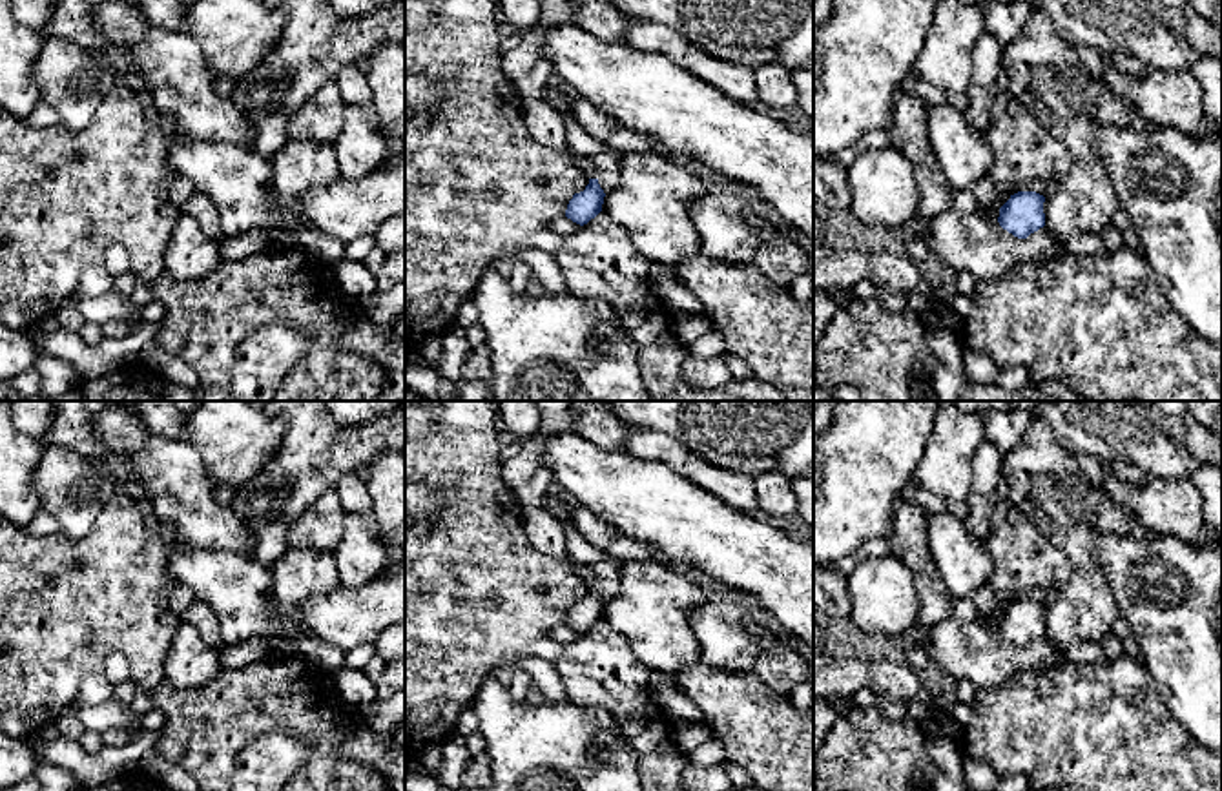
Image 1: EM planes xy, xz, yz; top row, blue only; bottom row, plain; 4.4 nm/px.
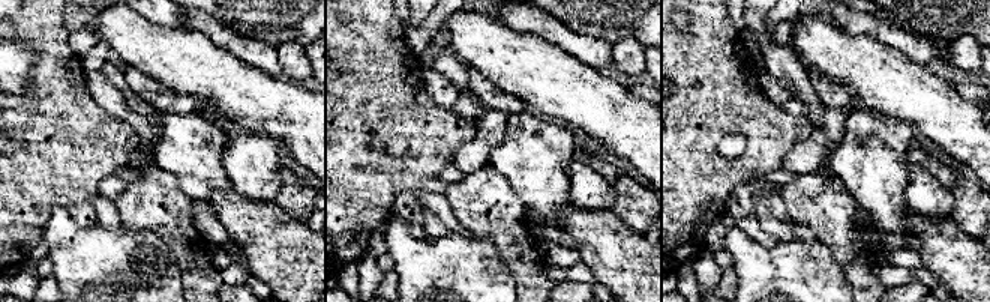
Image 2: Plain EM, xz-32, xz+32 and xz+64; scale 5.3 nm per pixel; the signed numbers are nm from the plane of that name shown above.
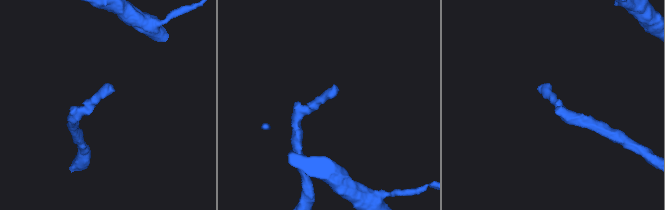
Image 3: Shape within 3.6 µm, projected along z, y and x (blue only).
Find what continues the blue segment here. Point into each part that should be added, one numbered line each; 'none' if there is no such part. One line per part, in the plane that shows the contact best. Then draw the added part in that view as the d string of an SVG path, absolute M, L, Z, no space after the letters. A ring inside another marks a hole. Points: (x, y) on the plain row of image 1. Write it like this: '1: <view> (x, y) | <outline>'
1: xz (608, 571) | M604 558L593 565L598 581L598 592L604 601L609 601L618 592L620 565L622 563L613 558Z

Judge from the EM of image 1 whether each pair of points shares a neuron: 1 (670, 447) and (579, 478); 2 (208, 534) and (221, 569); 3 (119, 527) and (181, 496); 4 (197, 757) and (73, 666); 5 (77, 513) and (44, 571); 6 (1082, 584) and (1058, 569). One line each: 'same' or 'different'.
1: different
2: different
3: different
4: different
5: different
6: different

